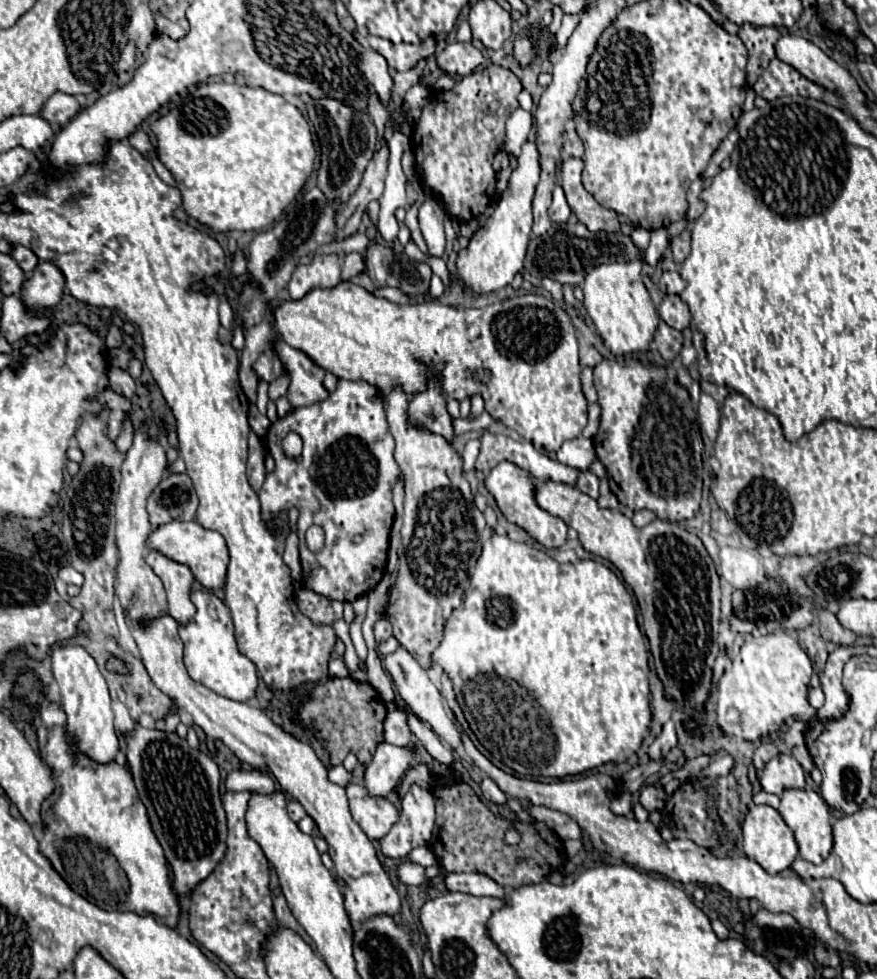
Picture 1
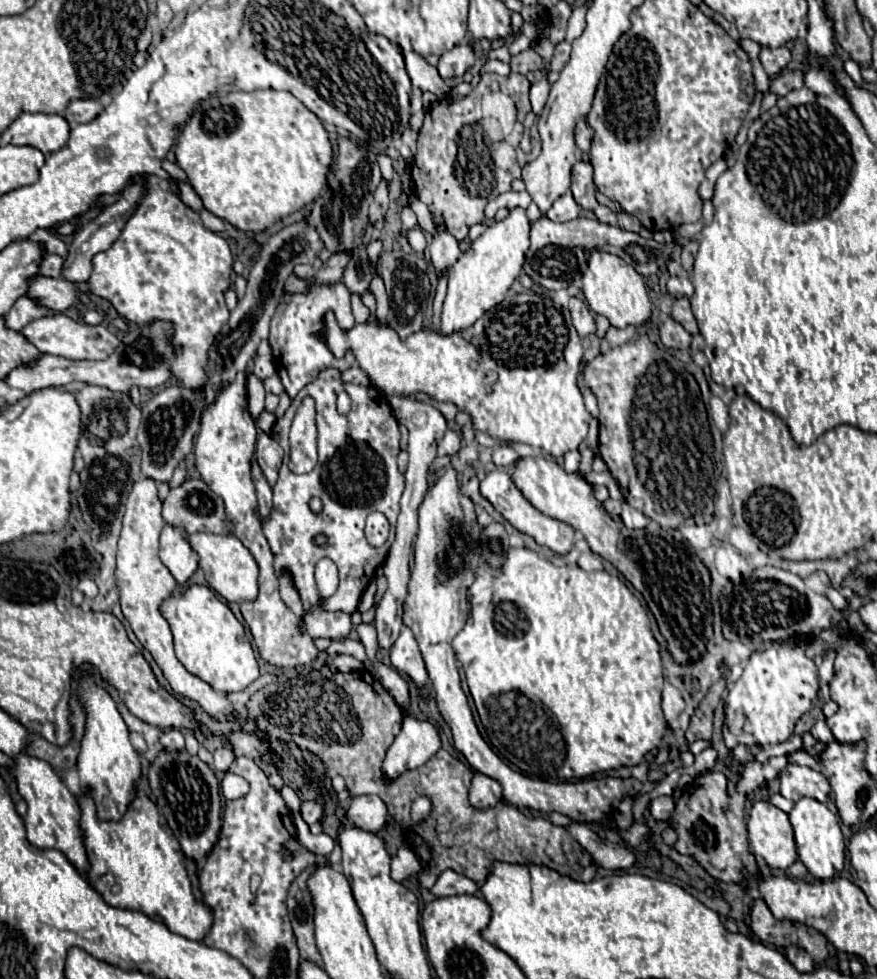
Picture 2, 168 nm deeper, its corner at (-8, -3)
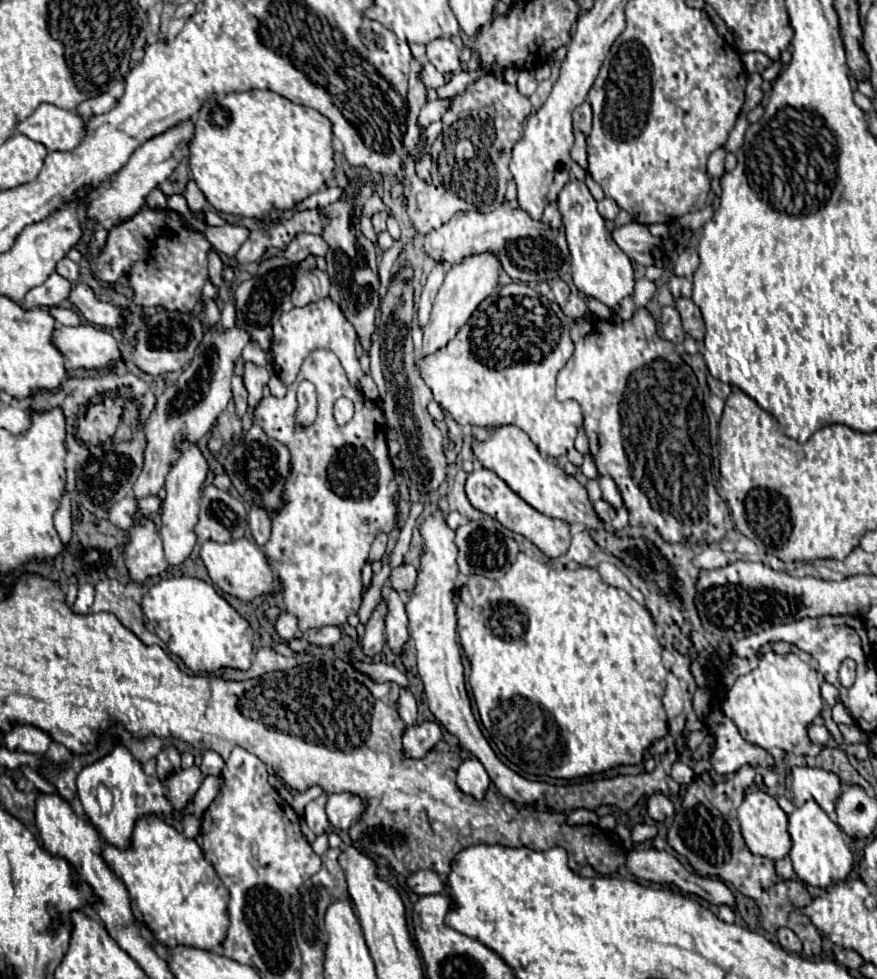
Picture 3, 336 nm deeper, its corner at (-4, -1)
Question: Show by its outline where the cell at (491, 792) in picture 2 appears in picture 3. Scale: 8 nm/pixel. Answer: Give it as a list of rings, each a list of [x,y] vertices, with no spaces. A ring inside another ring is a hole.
[[[476,758],[464,760],[458,768],[458,788],[478,802],[484,800],[490,788],[490,776]]]

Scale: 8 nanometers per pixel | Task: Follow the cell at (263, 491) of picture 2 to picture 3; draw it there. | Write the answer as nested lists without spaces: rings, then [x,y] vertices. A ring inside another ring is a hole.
[[[260,504],[252,506],[250,516],[248,516],[248,524],[250,524],[250,530],[252,530],[256,544],[264,546],[266,540],[270,538],[270,514],[268,514],[268,510]]]

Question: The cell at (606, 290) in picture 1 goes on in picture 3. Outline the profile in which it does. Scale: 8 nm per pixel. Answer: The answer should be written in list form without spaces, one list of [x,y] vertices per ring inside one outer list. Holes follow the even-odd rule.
[[[572,178],[558,196],[558,210],[562,214],[562,222],[564,222],[570,254],[572,254],[572,278],[576,288],[584,296],[596,298],[602,304],[606,304],[612,312],[618,312],[620,302],[626,296],[634,294],[634,282],[636,282],[634,268],[628,256],[614,244],[614,240],[610,240],[604,218],[598,214],[596,200],[592,198],[586,184]]]

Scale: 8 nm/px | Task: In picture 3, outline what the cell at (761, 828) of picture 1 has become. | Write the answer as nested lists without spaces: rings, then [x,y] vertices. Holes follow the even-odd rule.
[[[752,792],[744,798],[742,806],[738,808],[738,820],[742,828],[742,836],[746,840],[746,846],[750,848],[752,854],[764,856],[770,860],[782,860],[790,852],[790,834],[788,834],[788,818],[784,810],[778,806],[778,802],[768,796],[766,792]]]

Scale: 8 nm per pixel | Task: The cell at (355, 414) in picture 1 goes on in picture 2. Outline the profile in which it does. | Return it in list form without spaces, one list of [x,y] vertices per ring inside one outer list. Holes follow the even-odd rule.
[[[333,368],[326,370],[320,370],[318,376],[314,378],[314,382],[306,384],[298,396],[292,400],[290,408],[284,412],[282,418],[276,420],[276,424],[272,426],[272,438],[284,448],[284,464],[280,468],[280,478],[274,486],[274,506],[272,506],[272,514],[268,520],[264,520],[264,536],[272,548],[272,554],[274,554],[274,570],[276,574],[280,576],[282,572],[288,572],[292,576],[292,584],[294,588],[298,590],[300,594],[300,600],[304,604],[304,610],[310,610],[314,606],[320,604],[320,594],[318,594],[318,588],[316,588],[316,582],[314,582],[314,566],[320,558],[330,558],[336,566],[338,566],[338,576],[340,576],[340,586],[336,590],[336,594],[332,598],[328,598],[324,602],[324,610],[330,610],[330,612],[346,612],[346,614],[352,614],[356,608],[358,608],[358,602],[362,598],[362,592],[366,590],[368,582],[370,580],[364,580],[364,578],[374,578],[374,572],[376,568],[384,562],[386,554],[388,554],[388,548],[394,540],[394,526],[396,526],[396,518],[398,518],[398,512],[400,512],[400,496],[402,496],[402,490],[404,490],[404,476],[400,474],[398,466],[396,466],[396,456],[400,452],[400,430],[398,430],[398,422],[392,414],[392,408],[386,400],[386,396],[376,390],[374,386],[358,386],[358,384],[348,384],[348,382],[342,382],[342,376],[340,372]],[[340,392],[348,392],[350,400],[352,400],[352,410],[348,416],[340,416],[338,410],[336,410],[336,398]],[[304,396],[312,396],[316,400],[316,406],[318,406],[318,464],[312,472],[308,474],[294,474],[288,470],[288,456],[290,456],[290,446],[288,446],[288,430],[290,430],[290,424],[292,424],[292,418],[294,418],[294,412],[300,404],[300,400]],[[310,498],[320,498],[322,500],[322,512],[312,512],[308,502]],[[370,512],[382,512],[388,522],[390,522],[390,538],[386,544],[382,544],[380,548],[374,548],[370,544],[366,544],[366,538],[364,538],[364,522],[366,522],[366,516]],[[322,534],[326,538],[326,544],[324,546],[318,546],[314,542],[314,538]]]

